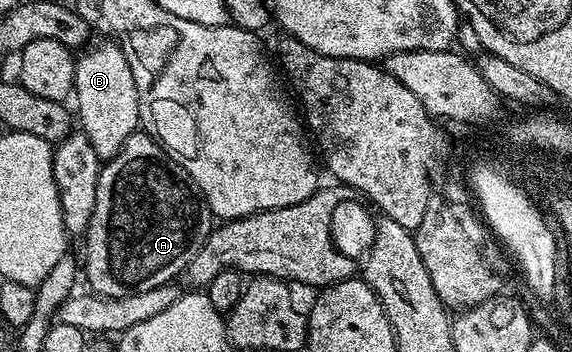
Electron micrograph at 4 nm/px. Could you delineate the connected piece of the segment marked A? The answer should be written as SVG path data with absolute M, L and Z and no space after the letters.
M139 131L128 135L124 147L115 157L109 158L98 170L98 182L96 183L96 207L92 207L92 219L88 223L84 234L86 241L86 265L84 261L84 281L90 284L89 292L100 297L127 297L136 295L140 291L152 291L152 287L171 284L188 268L193 257L200 253L205 247L206 240L212 230L212 214L206 207L205 201L202 200L202 194L190 180L190 176L181 169L174 161L163 151L162 146L145 131Z

